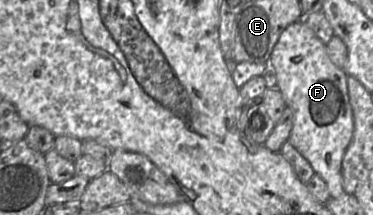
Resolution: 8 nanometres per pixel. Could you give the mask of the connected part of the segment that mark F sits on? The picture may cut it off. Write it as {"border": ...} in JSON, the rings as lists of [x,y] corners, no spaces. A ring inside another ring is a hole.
{"border":[[[301,20],[290,24],[281,33],[269,62],[276,70],[277,88],[294,114],[288,141],[310,163],[315,173],[324,179],[330,196],[340,197],[345,193],[342,160],[354,133],[348,75],[332,63],[327,45]]]}

